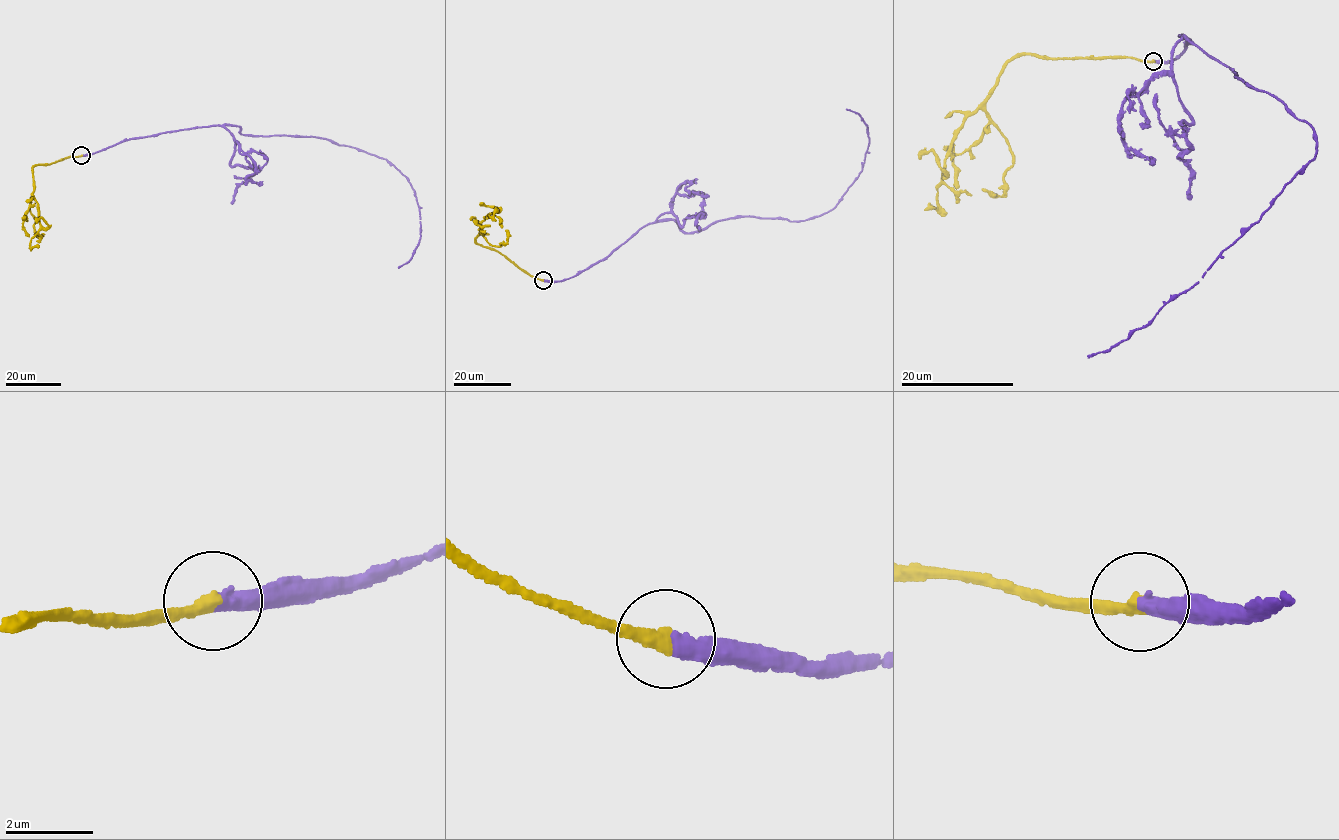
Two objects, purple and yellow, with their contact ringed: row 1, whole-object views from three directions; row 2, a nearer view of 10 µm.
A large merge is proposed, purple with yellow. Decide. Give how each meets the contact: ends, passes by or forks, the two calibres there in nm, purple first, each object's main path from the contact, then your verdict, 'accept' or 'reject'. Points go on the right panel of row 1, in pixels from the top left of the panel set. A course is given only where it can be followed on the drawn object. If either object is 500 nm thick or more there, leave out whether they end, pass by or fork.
purple ends; yellow ends; calibres 420 and 360 nm; course purple (1154, 60), (1176, 59), (1190, 39), (1179, 35), (1309, 123), (1317, 153), (1196, 282), (1114, 347), (1087, 356); course yellow (1153, 60), (1054, 58), (1022, 53), (1008, 62), (993, 92), (964, 122), (945, 159), (937, 208), (924, 209); accept

